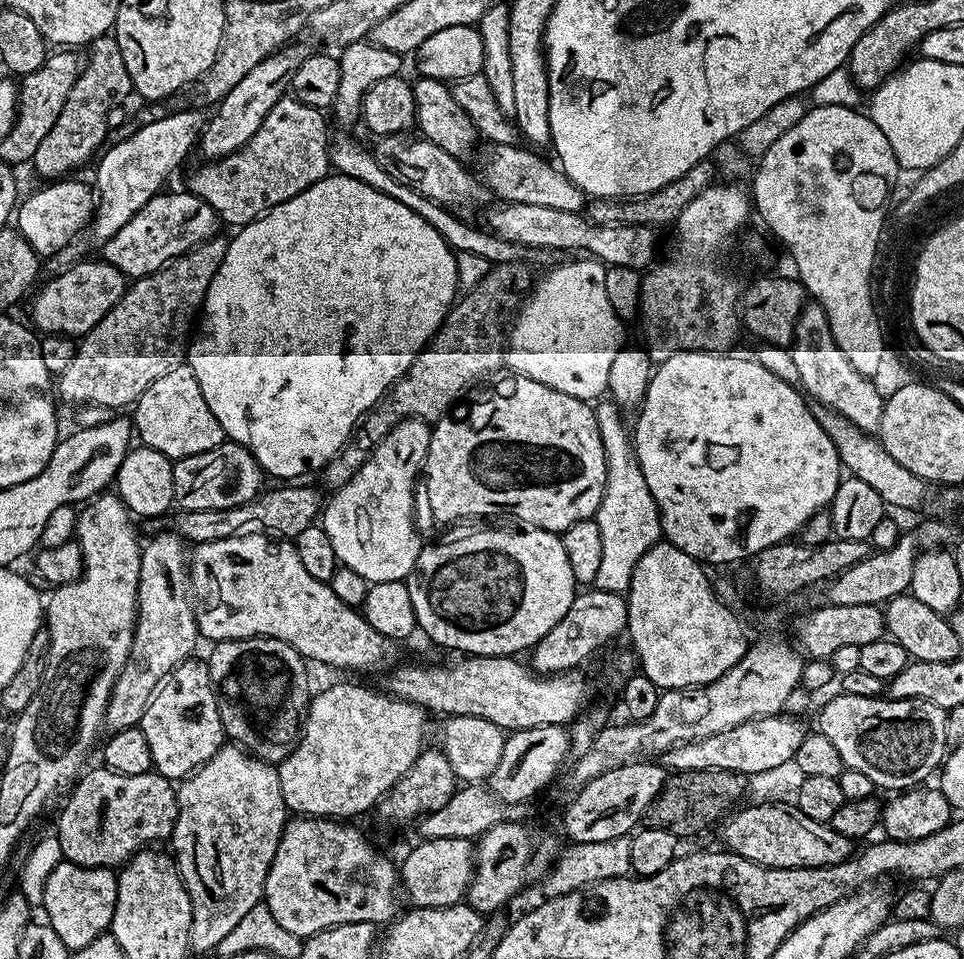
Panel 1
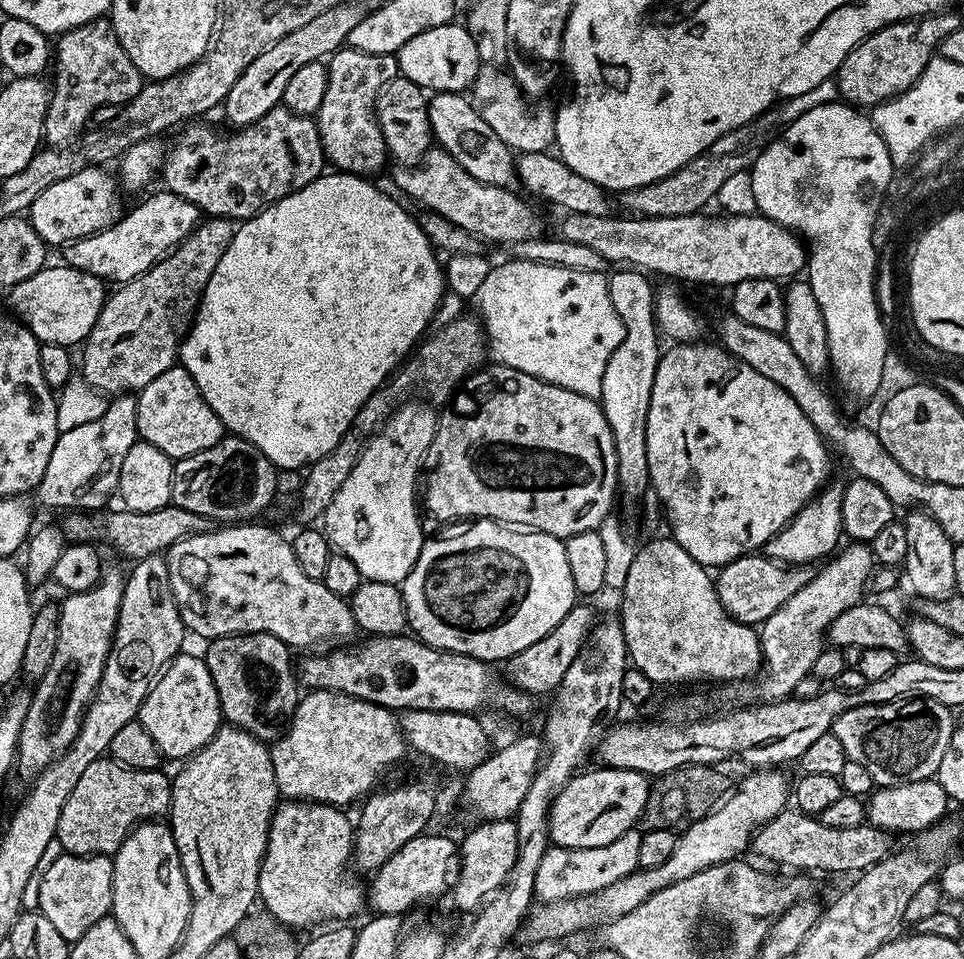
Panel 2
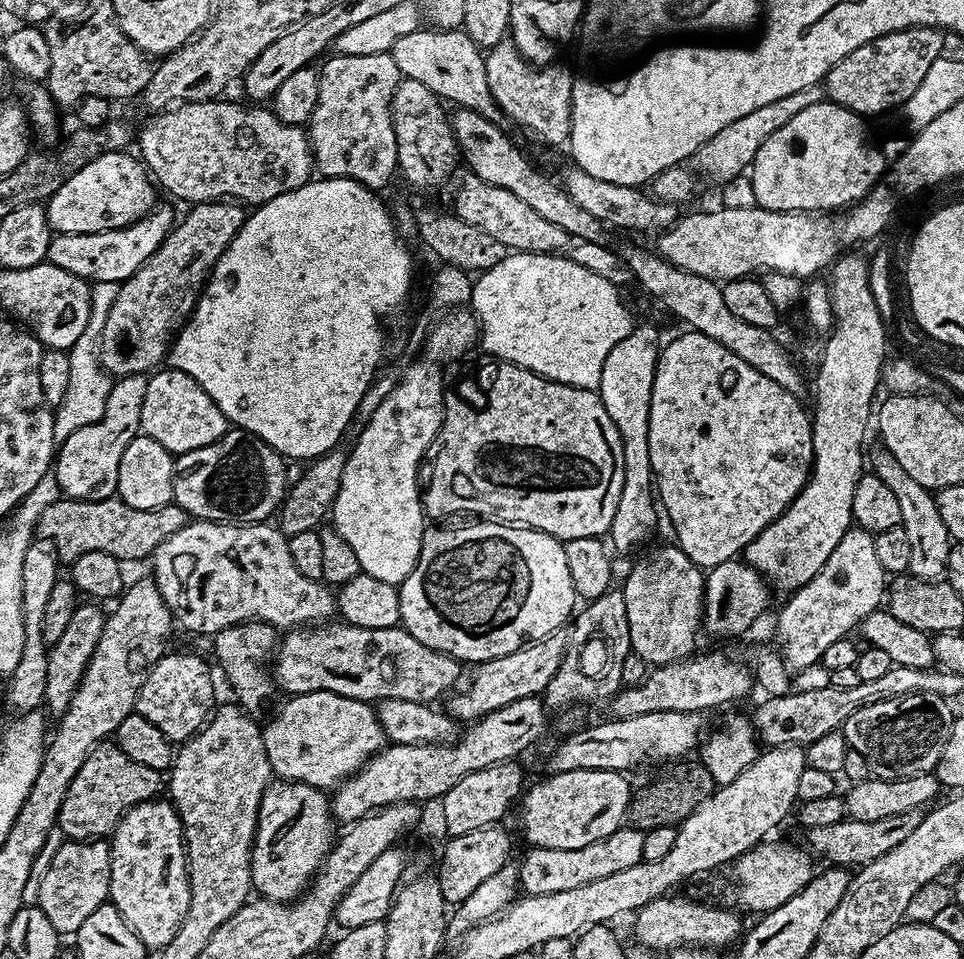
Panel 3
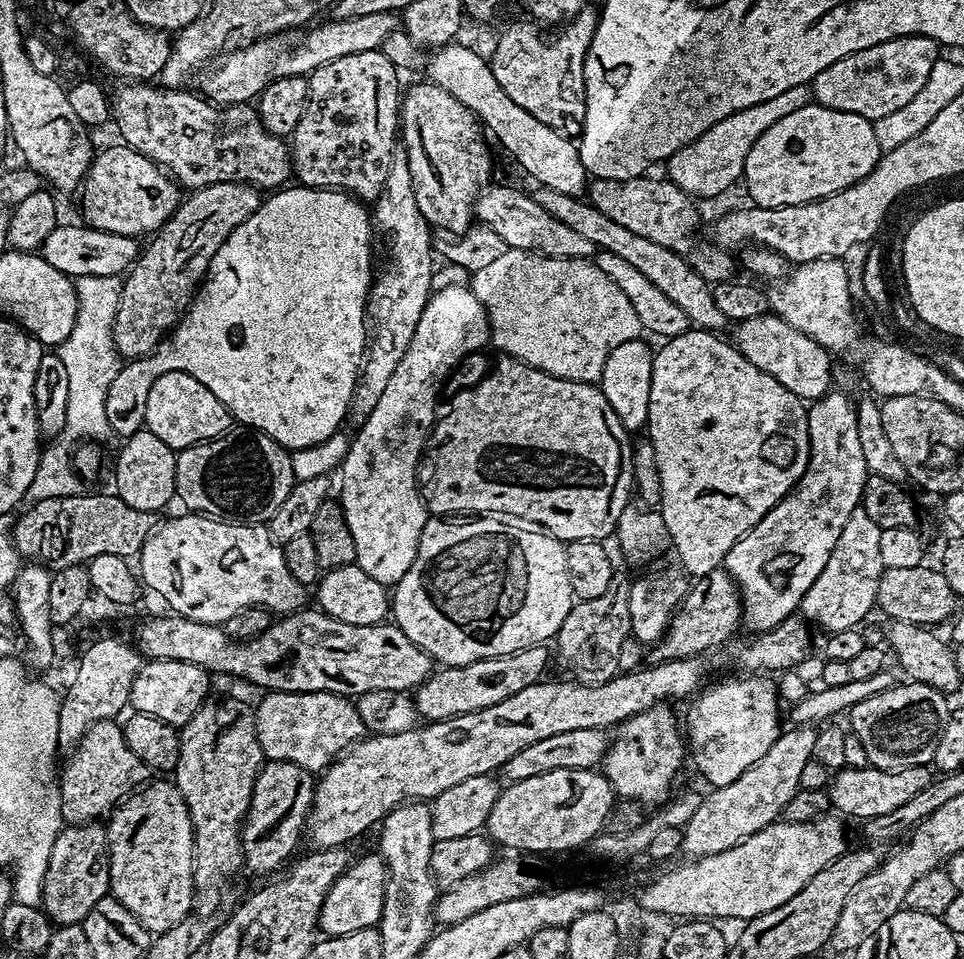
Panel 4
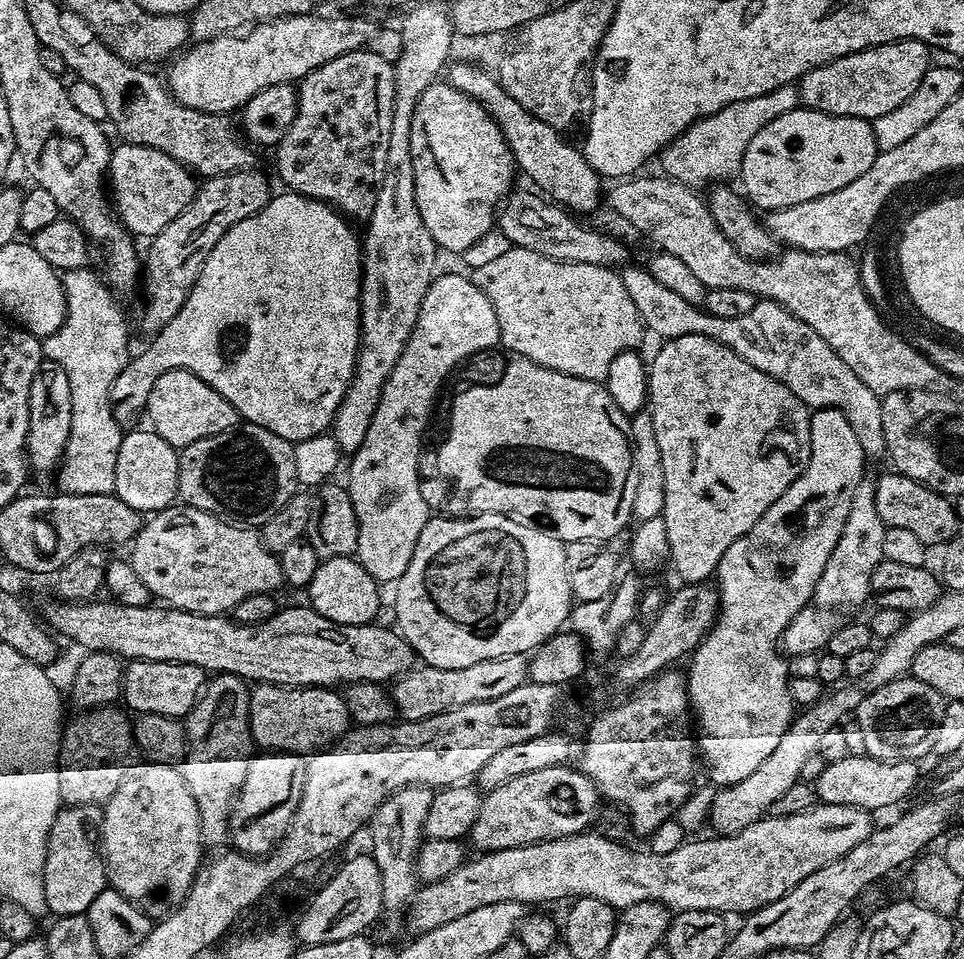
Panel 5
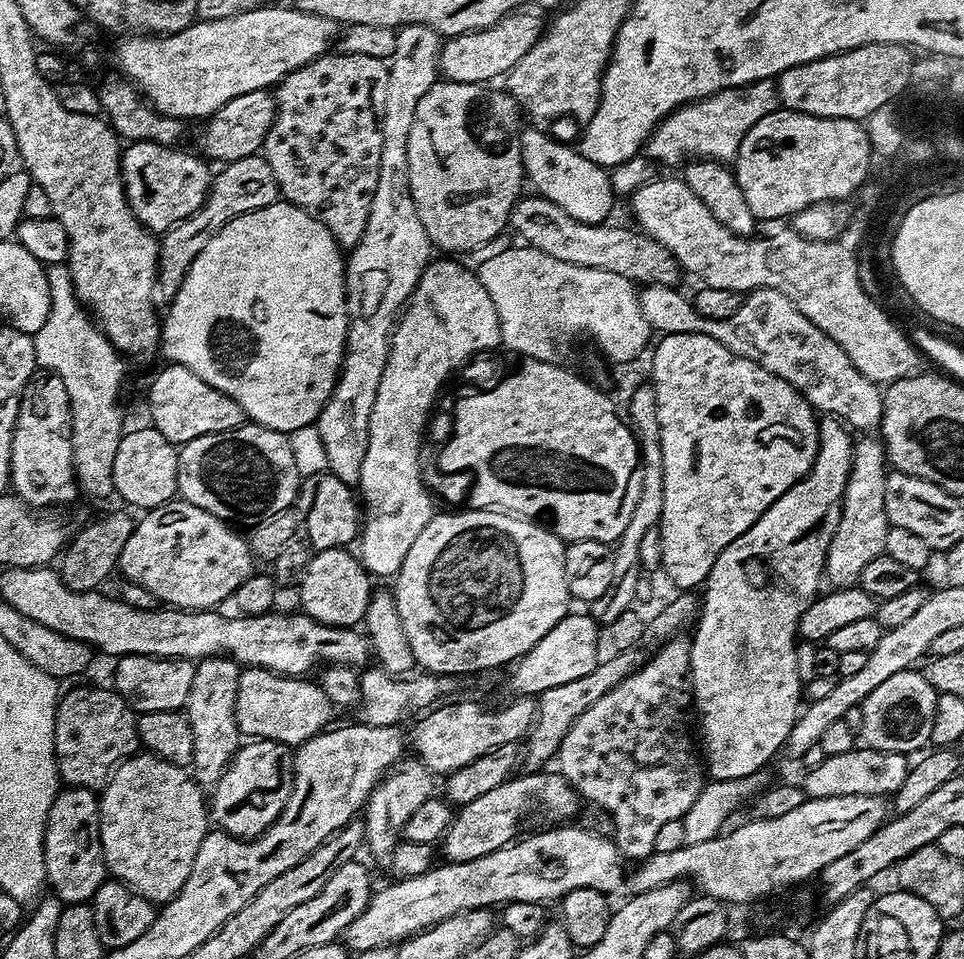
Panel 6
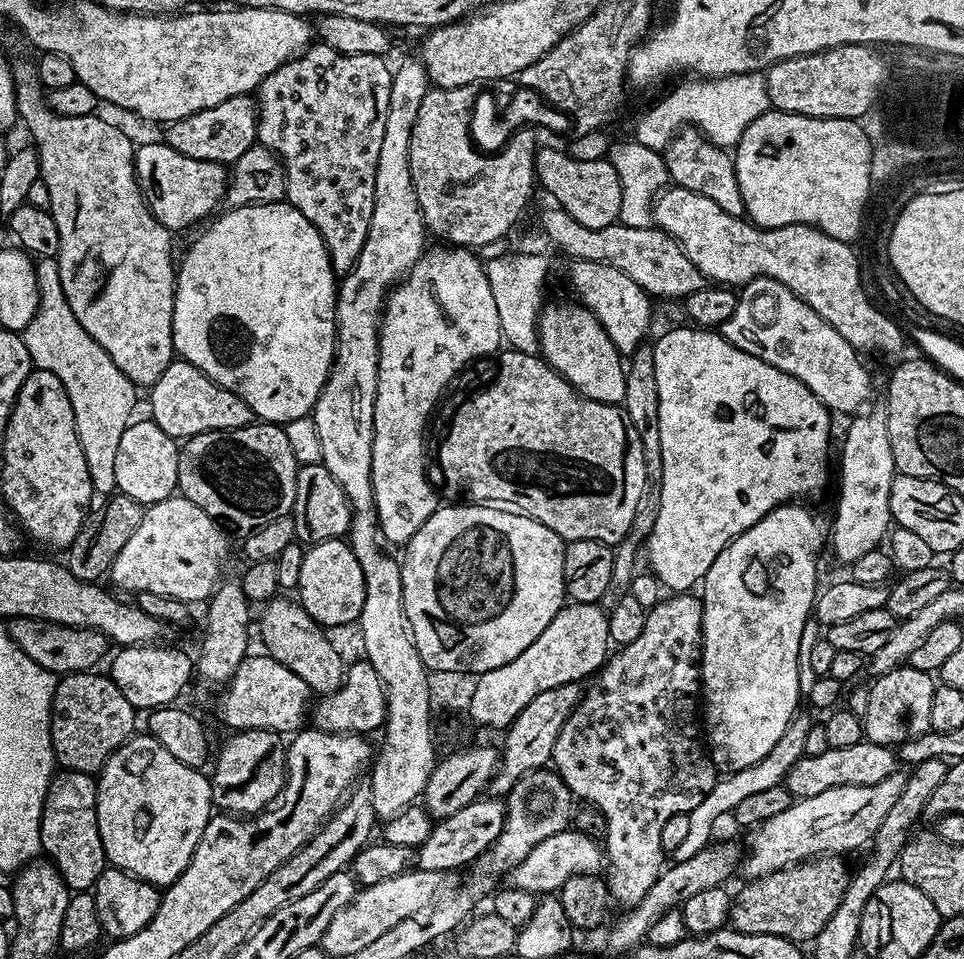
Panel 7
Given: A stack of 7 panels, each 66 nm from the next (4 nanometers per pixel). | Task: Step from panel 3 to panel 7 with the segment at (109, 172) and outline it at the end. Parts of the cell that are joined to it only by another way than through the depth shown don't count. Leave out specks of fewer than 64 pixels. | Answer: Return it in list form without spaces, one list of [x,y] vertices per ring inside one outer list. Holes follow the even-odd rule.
[[[163,142],[136,148],[136,180],[144,191],[144,201],[154,218],[173,234],[194,227],[199,220],[207,221],[225,203],[229,175],[225,165],[202,162],[202,158],[186,158],[186,154],[178,154],[178,150]]]

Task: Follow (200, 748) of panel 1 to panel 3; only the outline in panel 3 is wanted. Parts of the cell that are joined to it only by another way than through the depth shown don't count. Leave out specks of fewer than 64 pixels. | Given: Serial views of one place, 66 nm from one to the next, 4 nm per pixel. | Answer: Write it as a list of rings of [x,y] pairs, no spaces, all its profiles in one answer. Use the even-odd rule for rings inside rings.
[[[172,650],[150,670],[146,682],[142,682],[134,711],[146,718],[146,722],[154,722],[168,740],[183,742],[207,724],[214,711],[212,699],[215,696],[216,688],[212,685],[212,672],[207,662],[192,652]]]

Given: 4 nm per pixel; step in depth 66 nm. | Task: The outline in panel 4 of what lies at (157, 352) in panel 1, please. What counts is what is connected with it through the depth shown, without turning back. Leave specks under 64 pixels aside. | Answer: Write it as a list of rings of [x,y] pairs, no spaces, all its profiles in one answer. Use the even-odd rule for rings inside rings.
[[[216,182],[214,186],[197,188],[185,195],[176,208],[175,214],[143,245],[136,257],[136,263],[123,277],[122,298],[118,302],[118,314],[114,318],[114,342],[125,361],[137,360],[139,356],[148,356],[160,345],[160,341],[179,324],[188,307],[196,298],[197,291],[207,273],[214,254],[222,247],[222,242],[258,210],[262,203],[261,189],[242,182]]]

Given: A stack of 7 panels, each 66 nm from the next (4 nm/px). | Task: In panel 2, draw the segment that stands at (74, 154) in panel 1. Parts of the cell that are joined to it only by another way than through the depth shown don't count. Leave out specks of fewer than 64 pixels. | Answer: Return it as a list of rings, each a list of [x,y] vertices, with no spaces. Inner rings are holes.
[[[104,18],[63,33],[54,44],[54,68],[55,64],[56,84],[54,80],[50,88],[52,103],[44,123],[44,140],[52,146],[71,145],[89,127],[88,120],[90,124],[102,106],[127,104],[146,83],[138,66],[130,62],[126,50],[118,42],[111,23]]]

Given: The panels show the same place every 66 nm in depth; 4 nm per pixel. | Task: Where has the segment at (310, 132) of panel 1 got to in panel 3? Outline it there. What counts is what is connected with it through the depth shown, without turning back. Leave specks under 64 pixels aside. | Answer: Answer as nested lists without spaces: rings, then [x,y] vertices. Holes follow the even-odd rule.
[[[217,98],[181,102],[171,110],[157,111],[149,115],[152,117],[141,126],[140,132],[138,128],[139,159],[163,191],[165,188],[174,199],[185,200],[188,206],[215,200],[259,206],[270,202],[270,198],[278,198],[278,194],[298,190],[298,186],[313,179],[312,147],[307,131],[299,124],[282,122],[271,107],[248,107],[252,108],[231,104],[228,98]]]

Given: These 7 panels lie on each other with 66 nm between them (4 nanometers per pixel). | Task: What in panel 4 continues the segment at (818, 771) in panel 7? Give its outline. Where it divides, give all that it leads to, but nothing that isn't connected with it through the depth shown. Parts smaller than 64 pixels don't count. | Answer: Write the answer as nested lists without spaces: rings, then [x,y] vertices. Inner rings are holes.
[[[928,766],[901,768],[899,772],[889,772],[887,768],[850,768],[843,767],[831,777],[826,789],[832,808],[841,817],[853,816],[857,822],[873,820],[882,814],[890,814],[890,810],[898,810],[914,794],[926,790],[926,786],[934,779],[934,772]]]

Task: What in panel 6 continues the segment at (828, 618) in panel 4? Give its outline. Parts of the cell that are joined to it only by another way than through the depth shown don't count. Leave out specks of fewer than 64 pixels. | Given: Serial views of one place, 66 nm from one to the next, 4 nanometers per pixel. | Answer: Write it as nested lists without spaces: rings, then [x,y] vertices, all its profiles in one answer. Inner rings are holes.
[[[879,439],[855,441],[852,450],[852,469],[846,482],[842,514],[838,530],[830,538],[824,559],[823,575],[832,588],[851,588],[857,583],[867,563],[884,555],[889,522],[886,518],[886,478],[890,471],[887,451]]]

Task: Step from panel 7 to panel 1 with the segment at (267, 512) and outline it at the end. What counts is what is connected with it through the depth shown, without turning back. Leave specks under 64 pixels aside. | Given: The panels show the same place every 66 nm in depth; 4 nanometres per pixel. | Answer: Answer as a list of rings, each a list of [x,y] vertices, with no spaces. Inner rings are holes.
[[[225,442],[214,450],[187,456],[172,466],[175,503],[186,512],[194,510],[226,510],[255,500],[265,487],[266,474],[248,448]]]

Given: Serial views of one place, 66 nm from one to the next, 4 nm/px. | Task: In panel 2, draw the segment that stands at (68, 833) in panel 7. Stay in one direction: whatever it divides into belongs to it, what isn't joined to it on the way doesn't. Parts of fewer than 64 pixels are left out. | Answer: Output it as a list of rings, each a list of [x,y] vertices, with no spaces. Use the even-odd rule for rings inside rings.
[[[60,854],[50,864],[39,873],[34,888],[34,896],[36,892],[36,900],[40,903],[37,904],[38,910],[58,929],[62,938],[75,942],[90,930],[90,926],[94,926],[94,922],[98,922],[98,918],[112,911],[112,856]]]

